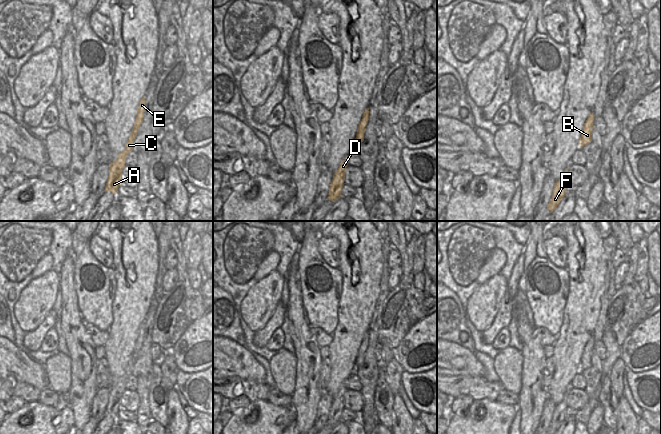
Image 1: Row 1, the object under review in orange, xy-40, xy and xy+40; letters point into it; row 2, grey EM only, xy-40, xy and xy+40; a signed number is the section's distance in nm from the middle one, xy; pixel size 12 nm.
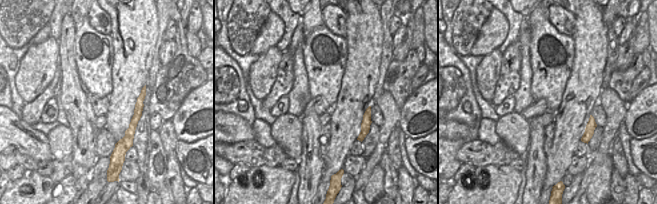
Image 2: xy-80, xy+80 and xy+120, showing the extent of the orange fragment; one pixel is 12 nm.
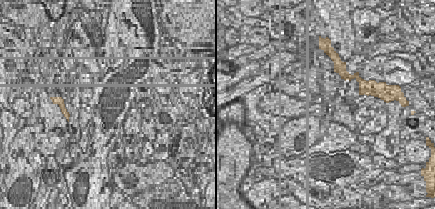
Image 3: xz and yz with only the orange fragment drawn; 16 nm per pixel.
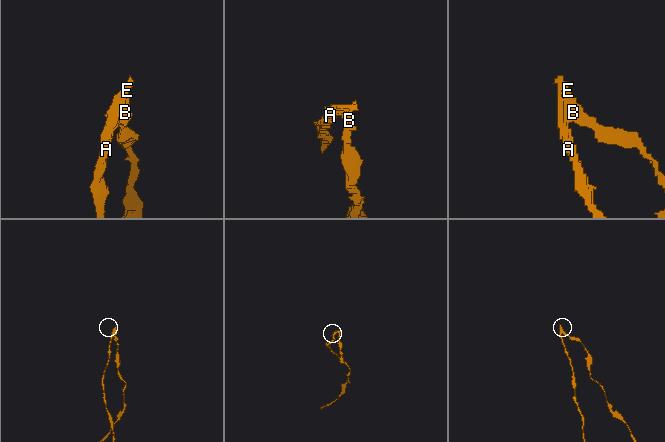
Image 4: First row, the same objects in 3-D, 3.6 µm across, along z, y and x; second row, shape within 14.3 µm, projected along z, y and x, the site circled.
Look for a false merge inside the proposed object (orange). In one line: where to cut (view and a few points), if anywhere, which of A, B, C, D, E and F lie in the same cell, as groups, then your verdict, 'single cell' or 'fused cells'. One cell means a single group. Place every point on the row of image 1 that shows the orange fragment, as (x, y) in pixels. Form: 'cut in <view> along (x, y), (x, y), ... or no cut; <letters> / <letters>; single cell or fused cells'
cut in xy+40 along (592, 125), (583, 130); A C D E F / B; fused cells

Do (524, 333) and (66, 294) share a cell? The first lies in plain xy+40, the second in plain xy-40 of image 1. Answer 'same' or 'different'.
same

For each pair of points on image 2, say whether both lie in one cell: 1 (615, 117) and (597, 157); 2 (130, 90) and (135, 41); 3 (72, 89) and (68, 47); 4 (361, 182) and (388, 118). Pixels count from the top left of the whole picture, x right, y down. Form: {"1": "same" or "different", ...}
{"1": "same", "2": "same", "3": "same", "4": "same"}

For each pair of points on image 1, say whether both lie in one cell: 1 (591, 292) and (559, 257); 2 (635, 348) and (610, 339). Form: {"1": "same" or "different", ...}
{"1": "different", "2": "different"}

